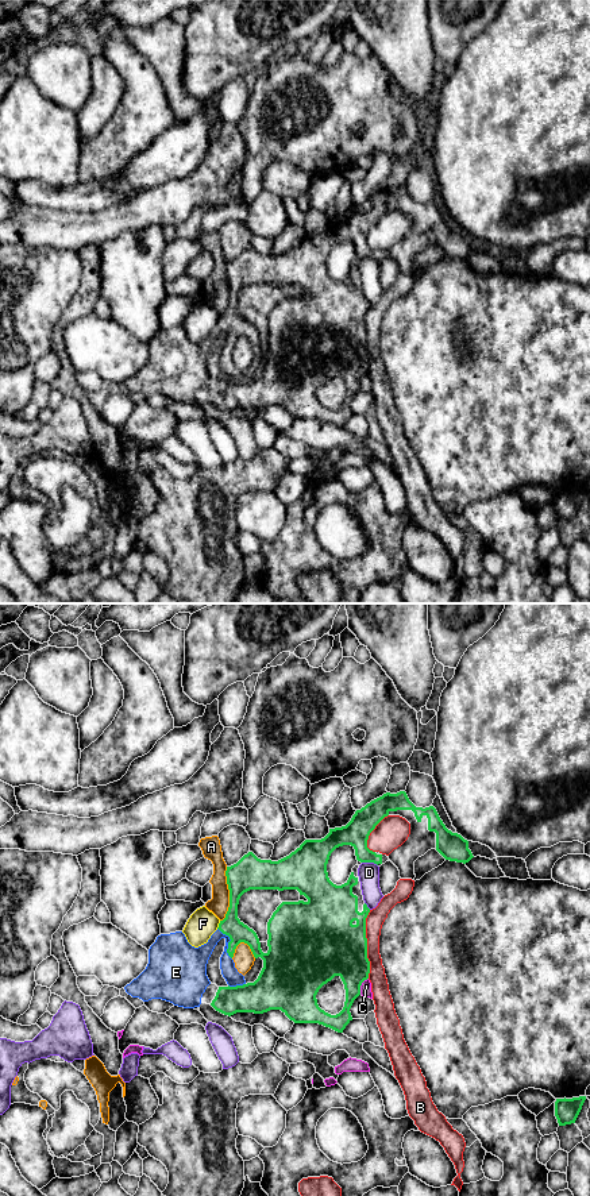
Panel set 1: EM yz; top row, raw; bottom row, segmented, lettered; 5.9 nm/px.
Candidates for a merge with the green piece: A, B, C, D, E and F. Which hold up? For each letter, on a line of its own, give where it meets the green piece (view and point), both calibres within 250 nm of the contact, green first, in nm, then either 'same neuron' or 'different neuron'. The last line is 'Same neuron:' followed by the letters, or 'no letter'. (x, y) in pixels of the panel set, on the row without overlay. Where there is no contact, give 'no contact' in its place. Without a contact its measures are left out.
A: contact yz (230, 289); calibres 200 and 120 nm; different neuron
B: contact yz (366, 339); calibres 400 and 110 nm; different neuron
C: contact yz (361, 379); calibres 320 and 60 nm; different neuron
D: contact yz (370, 257); calibres 160 and 130 nm; different neuron
E: contact yz (228, 338); calibres 120 and 180 nm; same neuron
F: contact yz (219, 320); calibres 120 and 170 nm; different neuron
Same neuron: E

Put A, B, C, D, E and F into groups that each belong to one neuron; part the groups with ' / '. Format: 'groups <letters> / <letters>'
groups A / B / C / D / E / F

